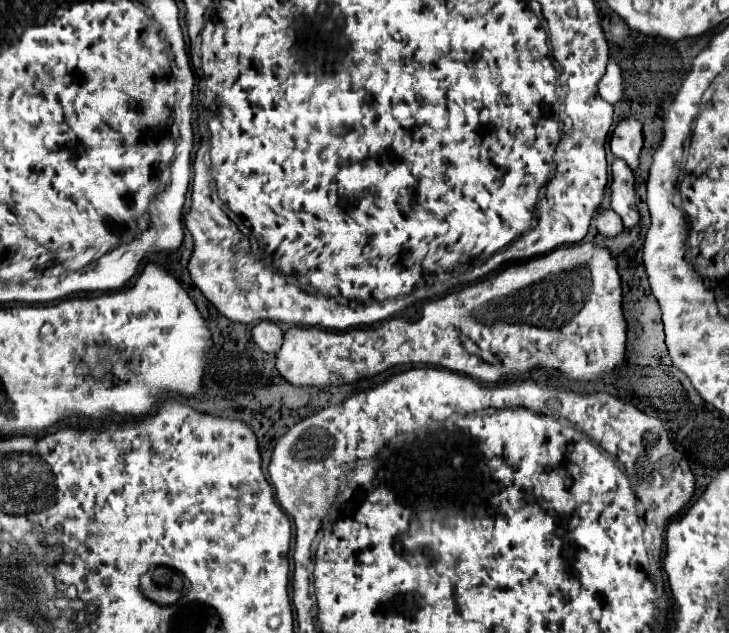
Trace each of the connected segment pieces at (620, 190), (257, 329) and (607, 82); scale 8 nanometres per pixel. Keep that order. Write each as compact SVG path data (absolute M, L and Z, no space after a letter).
M614 160L612 164L612 208L624 220L626 228L634 228L640 222L640 212L636 208L636 190L634 190L634 174L626 162Z
M262 322L252 328L252 338L260 346L260 350L268 354L276 354L282 348L284 332L274 322Z
M608 62L606 74L598 84L600 88L600 96L610 102L610 104L618 104L622 100L624 94L624 84L622 84L622 70L616 62Z

